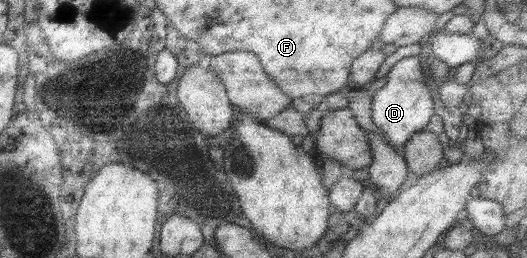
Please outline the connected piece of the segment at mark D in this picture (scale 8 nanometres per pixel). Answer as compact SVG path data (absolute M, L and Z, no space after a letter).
M419 56L398 60L386 74L386 84L372 92L371 121L385 137L385 142L398 151L415 133L424 130L433 115L432 100L424 83Z

